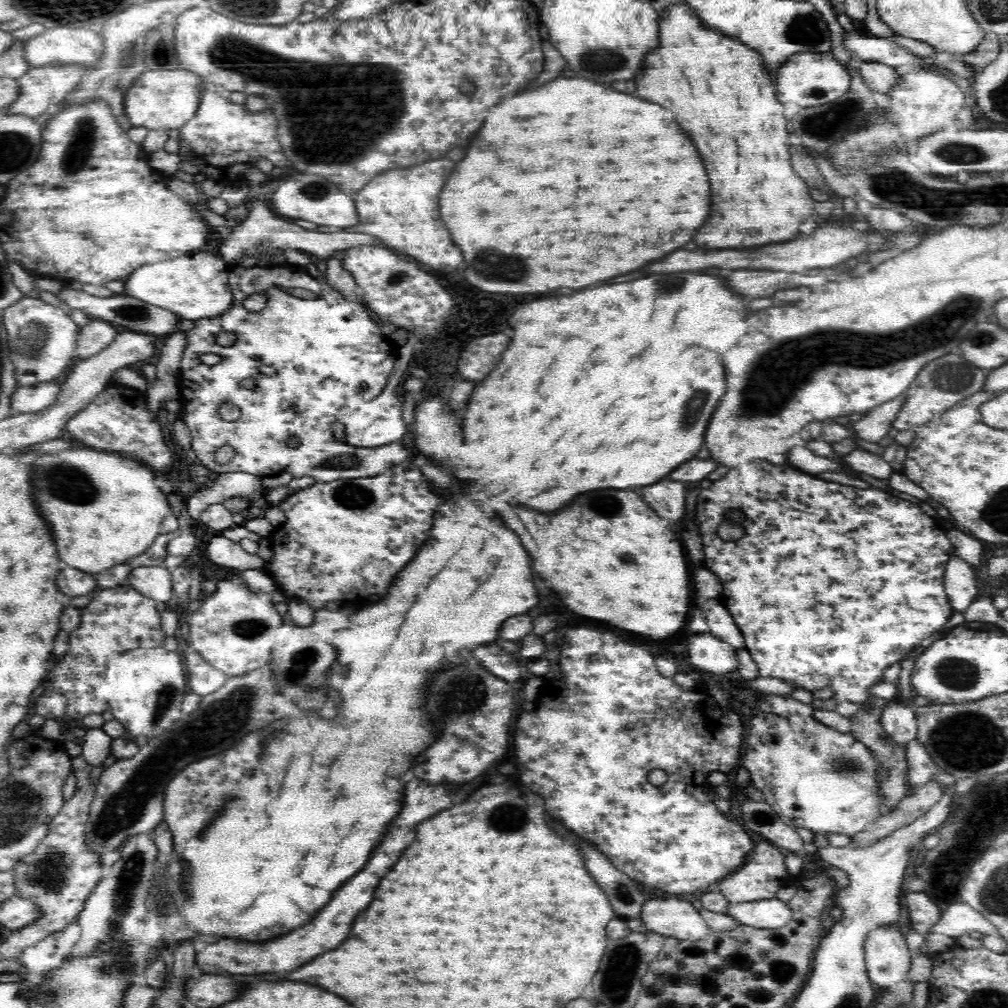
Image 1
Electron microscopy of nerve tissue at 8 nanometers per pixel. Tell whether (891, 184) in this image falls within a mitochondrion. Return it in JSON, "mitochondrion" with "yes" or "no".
{"mitochondrion":"yes"}

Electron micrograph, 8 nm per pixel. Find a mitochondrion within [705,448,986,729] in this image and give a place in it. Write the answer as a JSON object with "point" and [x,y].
{"point":[956,672]}

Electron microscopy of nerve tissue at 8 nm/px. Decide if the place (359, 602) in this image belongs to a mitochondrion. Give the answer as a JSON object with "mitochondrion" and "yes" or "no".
{"mitochondrion":"no"}

